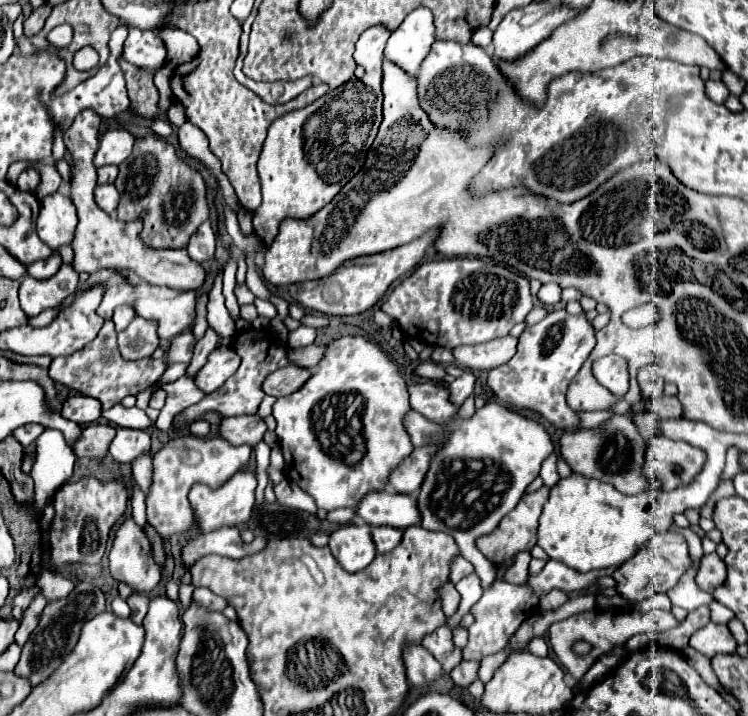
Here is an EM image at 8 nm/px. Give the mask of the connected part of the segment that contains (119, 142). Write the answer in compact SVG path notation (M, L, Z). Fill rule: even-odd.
M126 129L106 131L100 137L98 151L94 155L94 165L102 167L102 165L112 165L112 163L122 163L132 153L134 141L136 137Z

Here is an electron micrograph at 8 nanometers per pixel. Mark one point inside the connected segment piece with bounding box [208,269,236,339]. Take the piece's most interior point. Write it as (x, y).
(218, 317)

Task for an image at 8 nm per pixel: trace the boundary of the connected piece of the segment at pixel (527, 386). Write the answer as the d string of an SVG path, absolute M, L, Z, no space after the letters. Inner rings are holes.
M566 309L550 311L538 325L526 329L518 339L516 355L490 371L488 387L494 395L518 409L530 409L558 429L574 429L578 415L566 403L566 389L592 353L596 331L586 315L568 315Z

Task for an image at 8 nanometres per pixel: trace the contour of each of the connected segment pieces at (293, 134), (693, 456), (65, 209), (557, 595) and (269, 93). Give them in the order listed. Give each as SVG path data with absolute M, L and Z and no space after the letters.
M374 67L372 73L366 73L362 79L350 79L338 89L328 91L324 97L316 99L312 105L290 111L278 117L268 127L268 137L264 141L264 149L258 161L258 173L262 181L262 205L254 211L254 229L262 237L264 243L272 241L278 233L278 227L288 217L310 217L326 203L330 203L364 165L368 149L372 147L378 127L382 123L382 71Z
M664 435L648 439L644 475L650 479L652 489L672 491L684 485L700 473L706 463L706 453L684 441L672 441Z
M56 191L54 195L44 197L40 201L40 207L42 209L38 215L38 237L54 251L62 245L72 243L74 229L78 223L72 199Z
M554 589L554 591L544 593L544 595L540 597L540 605L542 605L542 609L546 609L546 611L548 611L548 609L558 609L566 599L568 599L568 597L566 597L564 591L560 591L560 589L556 591L556 589Z
M238 59L236 67L234 67L234 77L244 87L256 91L266 103L286 103L286 101L298 97L304 89L310 87L310 77L304 77L304 79L298 79L298 81L290 81L290 83L258 83L258 81L252 81L250 77L246 77L240 69L242 69L242 61Z

